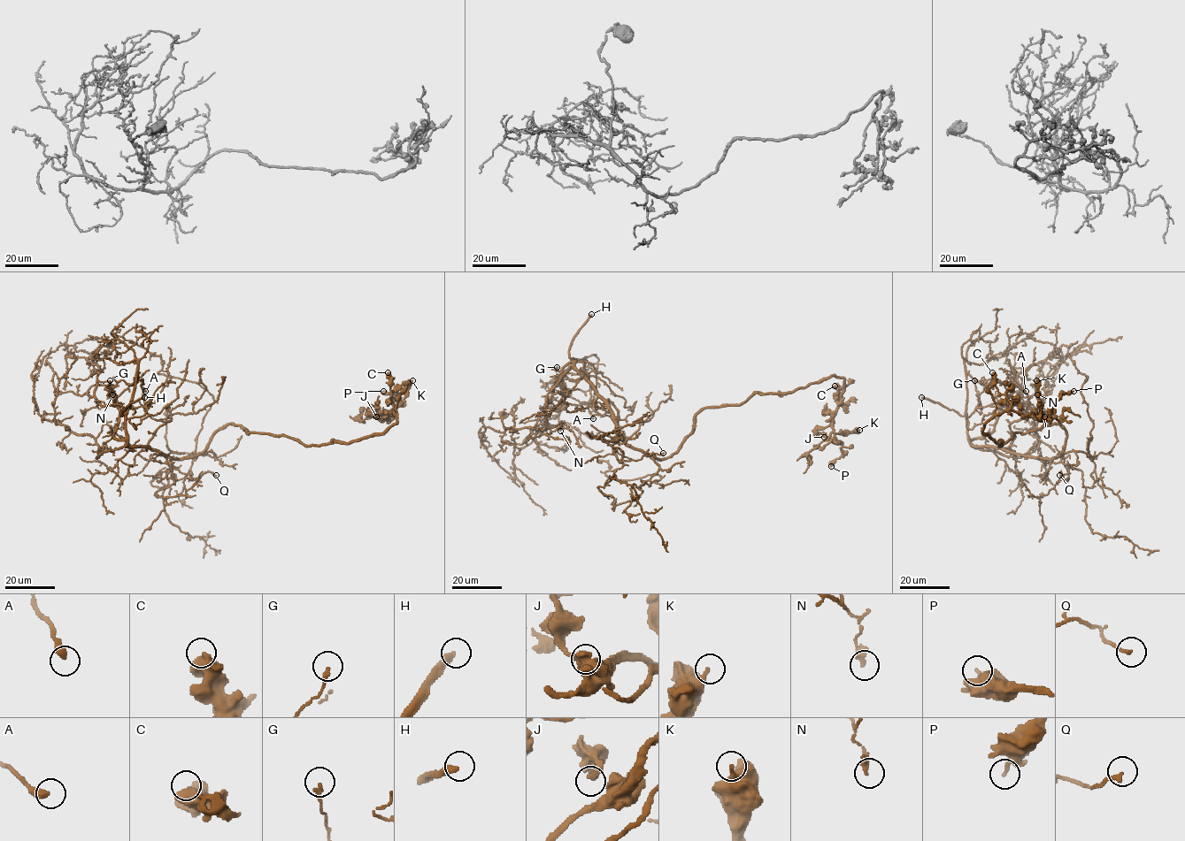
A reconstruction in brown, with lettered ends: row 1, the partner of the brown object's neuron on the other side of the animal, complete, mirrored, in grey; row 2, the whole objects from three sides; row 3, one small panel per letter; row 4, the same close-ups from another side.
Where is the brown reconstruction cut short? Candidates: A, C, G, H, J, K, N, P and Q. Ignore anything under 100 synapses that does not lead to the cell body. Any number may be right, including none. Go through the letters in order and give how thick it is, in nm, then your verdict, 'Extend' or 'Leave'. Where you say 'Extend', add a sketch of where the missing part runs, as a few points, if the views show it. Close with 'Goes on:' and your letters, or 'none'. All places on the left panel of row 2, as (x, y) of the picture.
A: Thickness 380 nm. Leave
C: Thickness 650 nm. Leave
G: Thickness 180 nm. Leave
H: Thickness 340 nm. Extend
J: Thickness 190 nm. Leave
K: Thickness 260 nm. Leave
N: Thickness 280 nm. Leave
P: Thickness 190 nm. Leave
Q: Thickness 170 nm. Leave
Goes on: H

